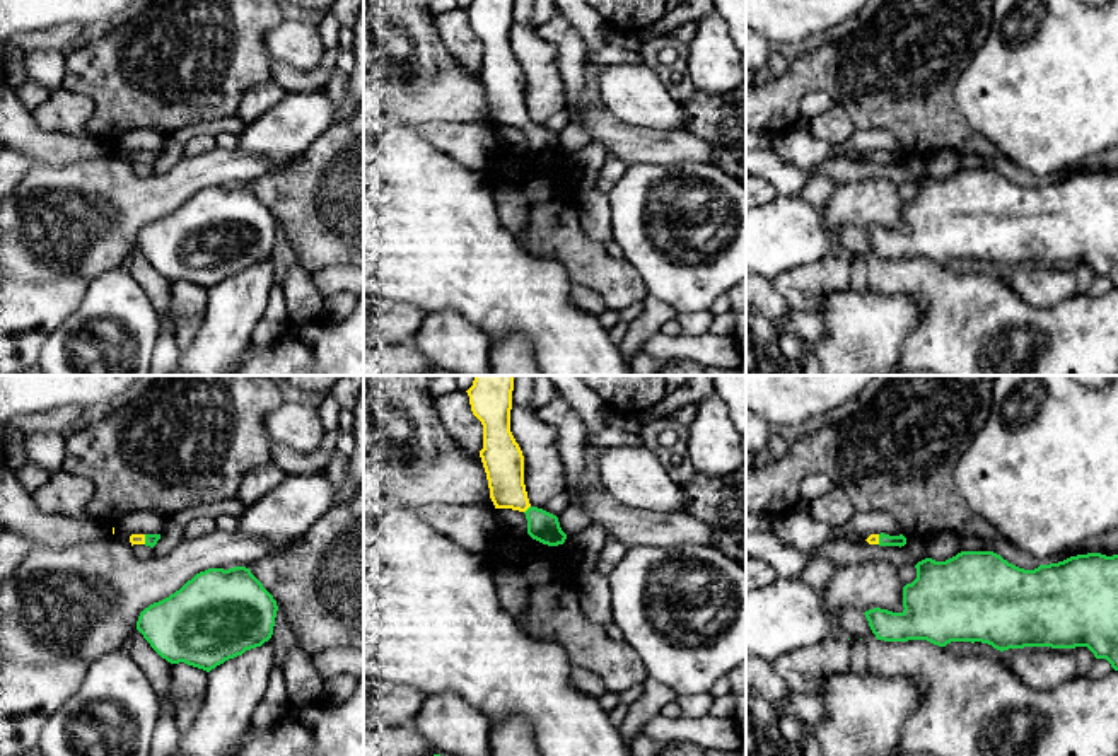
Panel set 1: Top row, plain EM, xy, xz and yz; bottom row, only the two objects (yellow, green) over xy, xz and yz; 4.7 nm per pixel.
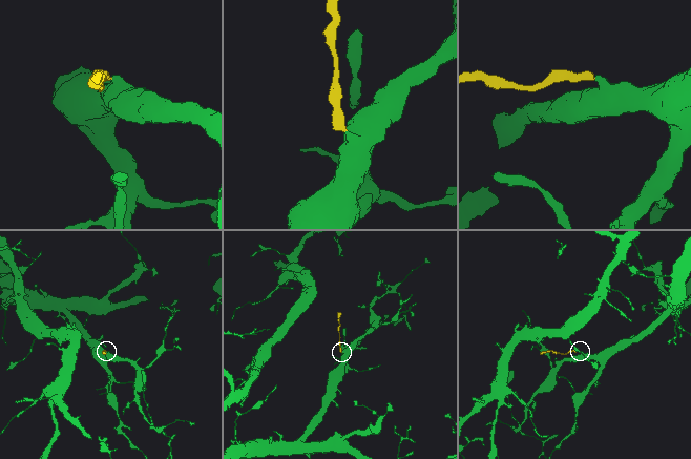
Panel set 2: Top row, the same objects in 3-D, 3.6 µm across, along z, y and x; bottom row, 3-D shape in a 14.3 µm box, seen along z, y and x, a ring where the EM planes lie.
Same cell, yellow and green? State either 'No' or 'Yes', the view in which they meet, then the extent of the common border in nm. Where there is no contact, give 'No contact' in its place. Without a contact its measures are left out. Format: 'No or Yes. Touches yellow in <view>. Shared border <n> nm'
Yes. Touches yellow in xz. Shared border 50 nm

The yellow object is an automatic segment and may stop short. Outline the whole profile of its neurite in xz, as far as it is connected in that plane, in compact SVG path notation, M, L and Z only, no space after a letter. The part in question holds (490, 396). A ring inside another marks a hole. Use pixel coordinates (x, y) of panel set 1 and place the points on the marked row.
M475 375L466 391L473 415L483 425L480 457L495 509L526 514L527 534L548 546L563 544L558 517L533 507L524 485L524 456L510 432L514 375Z

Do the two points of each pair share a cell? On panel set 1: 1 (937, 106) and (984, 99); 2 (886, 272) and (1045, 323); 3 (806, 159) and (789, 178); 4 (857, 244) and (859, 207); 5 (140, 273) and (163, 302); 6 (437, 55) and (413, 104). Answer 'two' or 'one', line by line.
1: two
2: one
3: two
4: two
5: one
6: two

